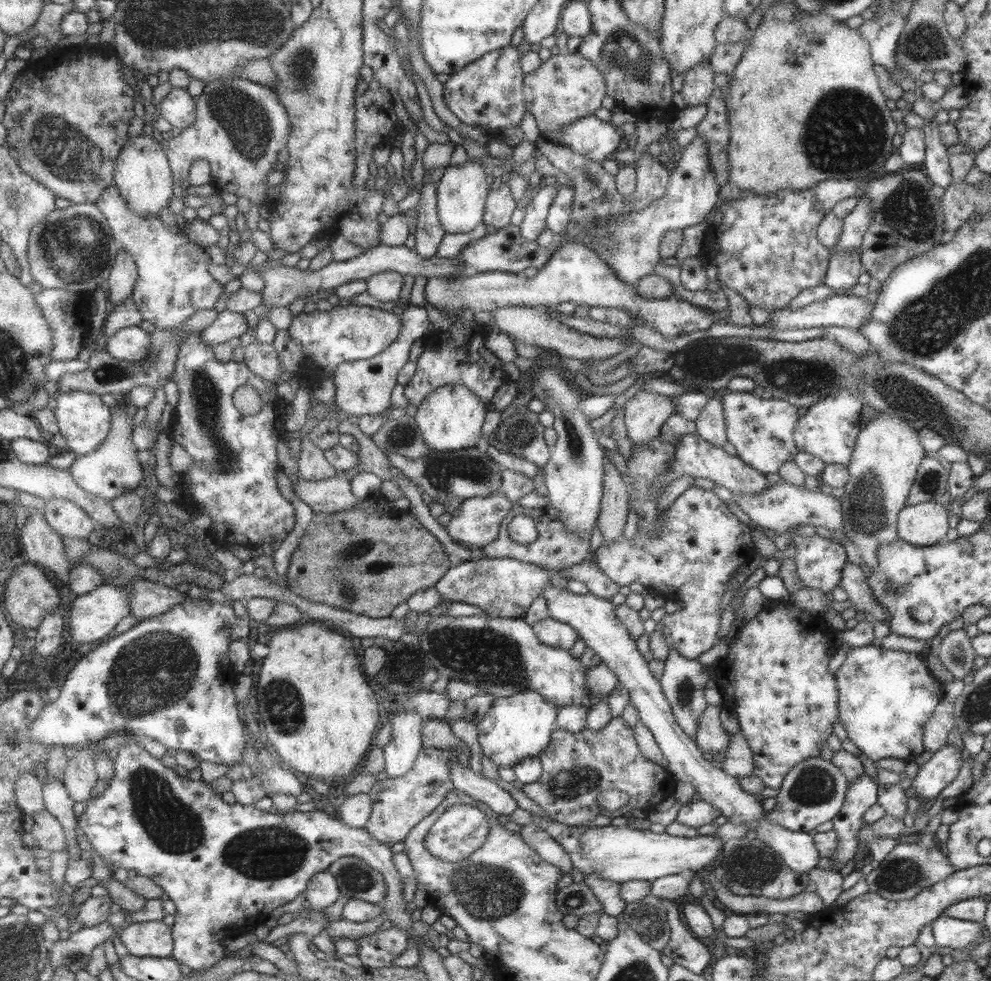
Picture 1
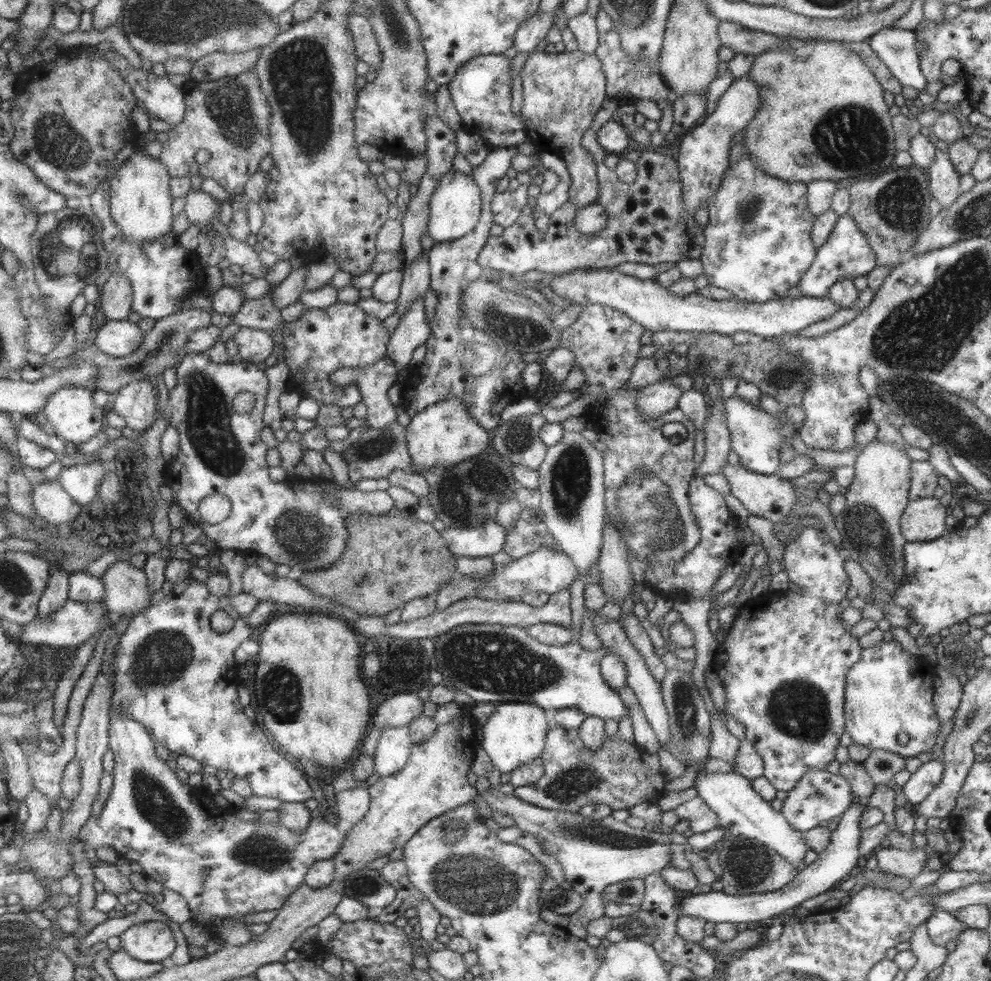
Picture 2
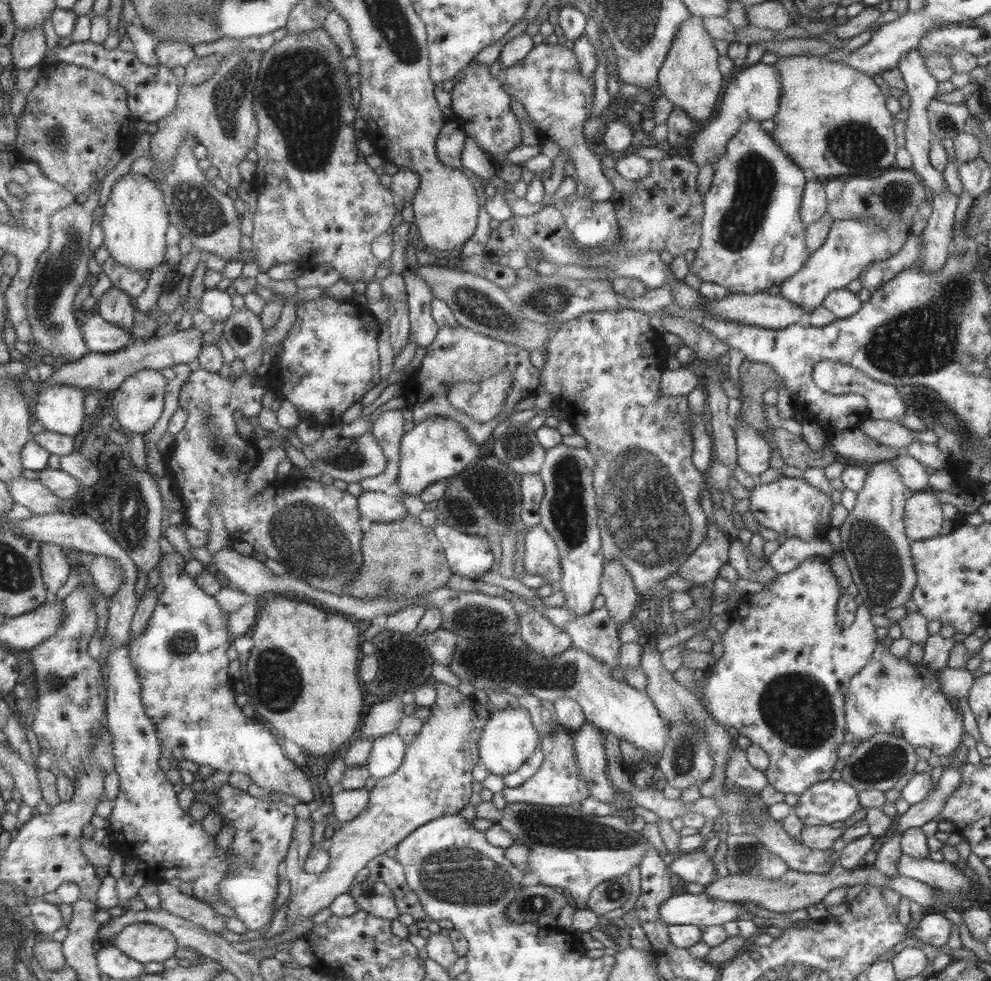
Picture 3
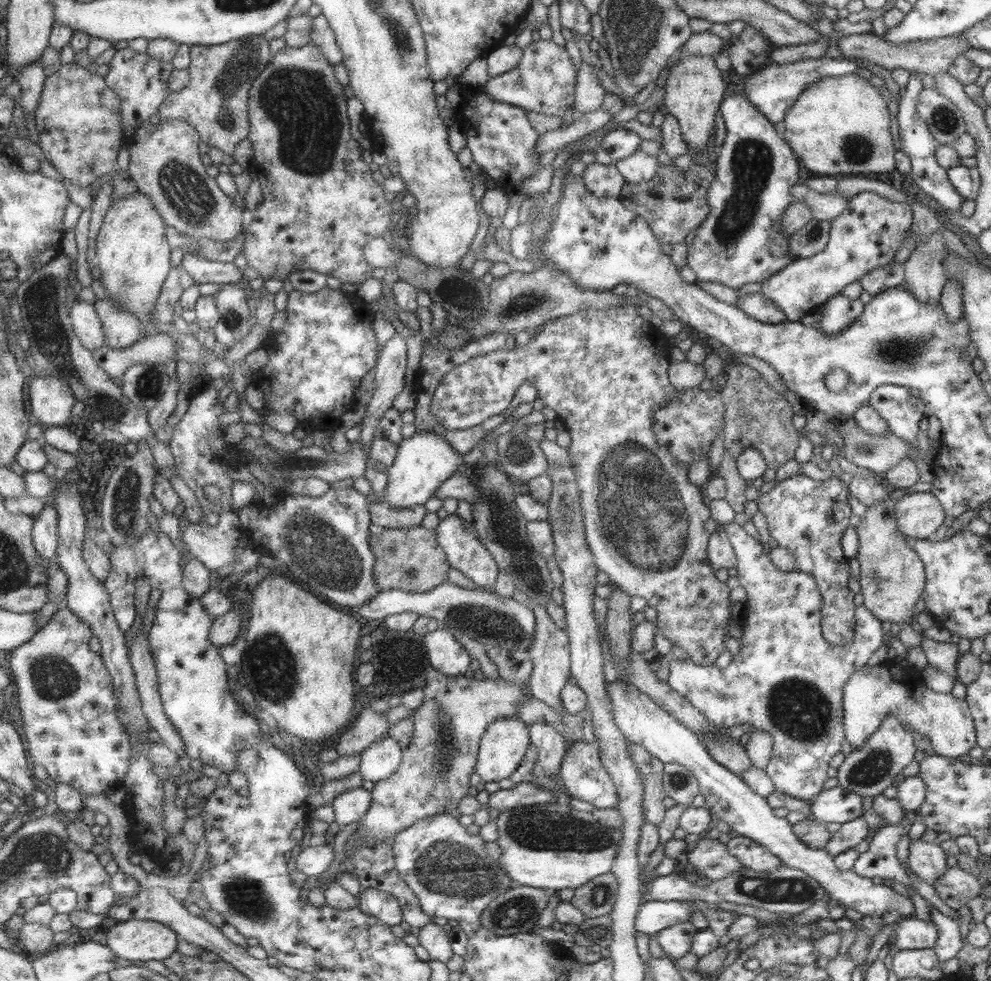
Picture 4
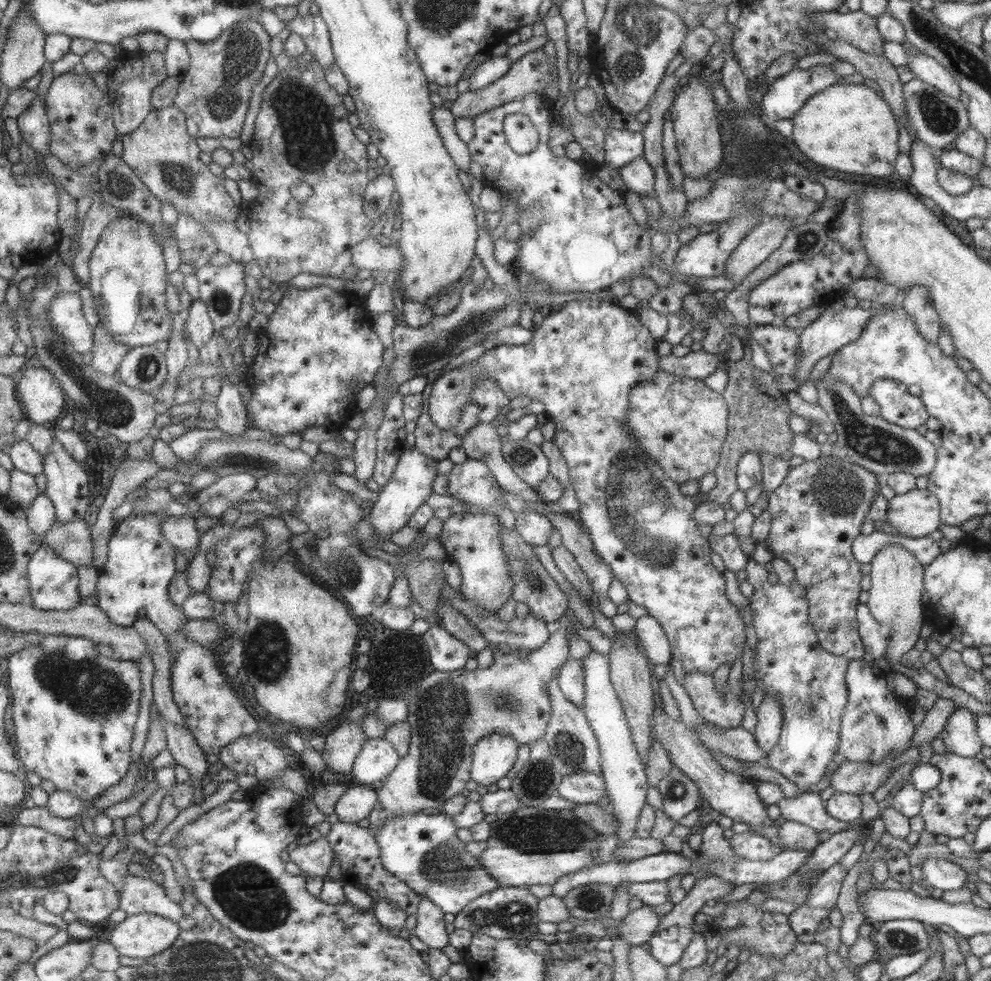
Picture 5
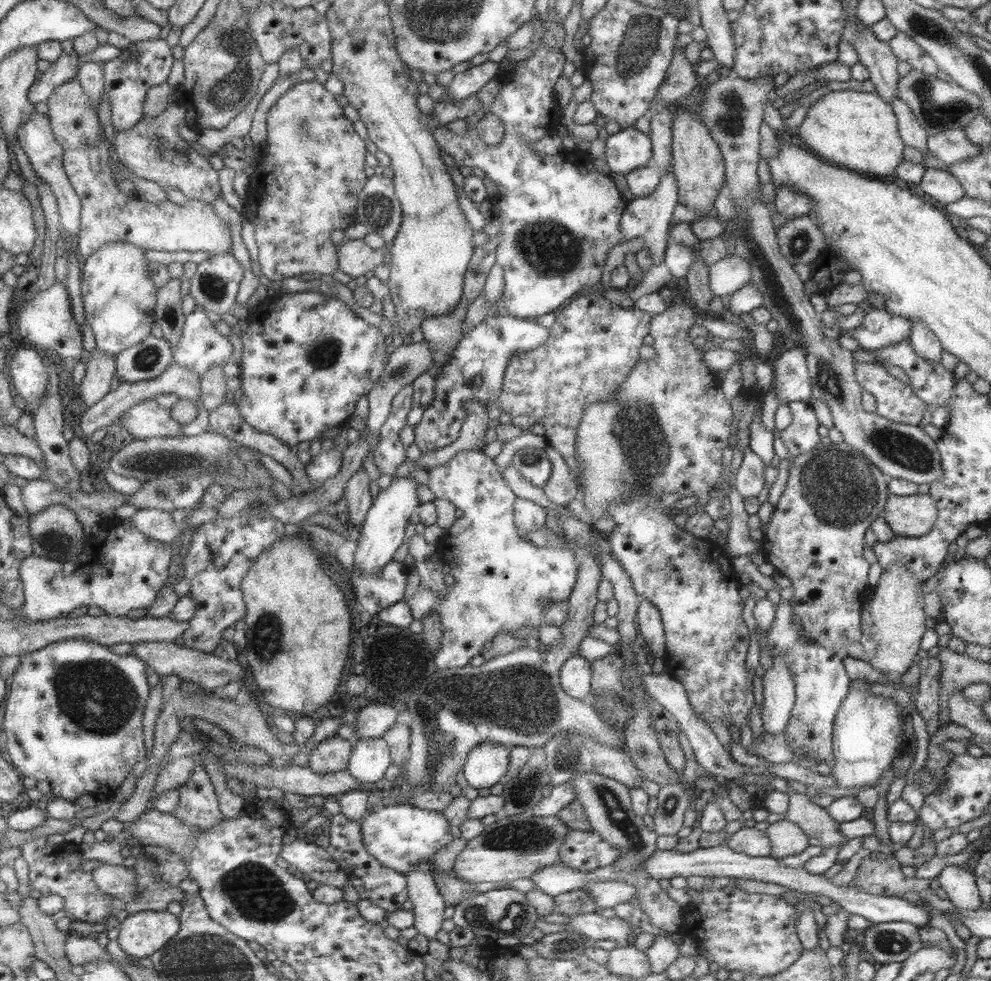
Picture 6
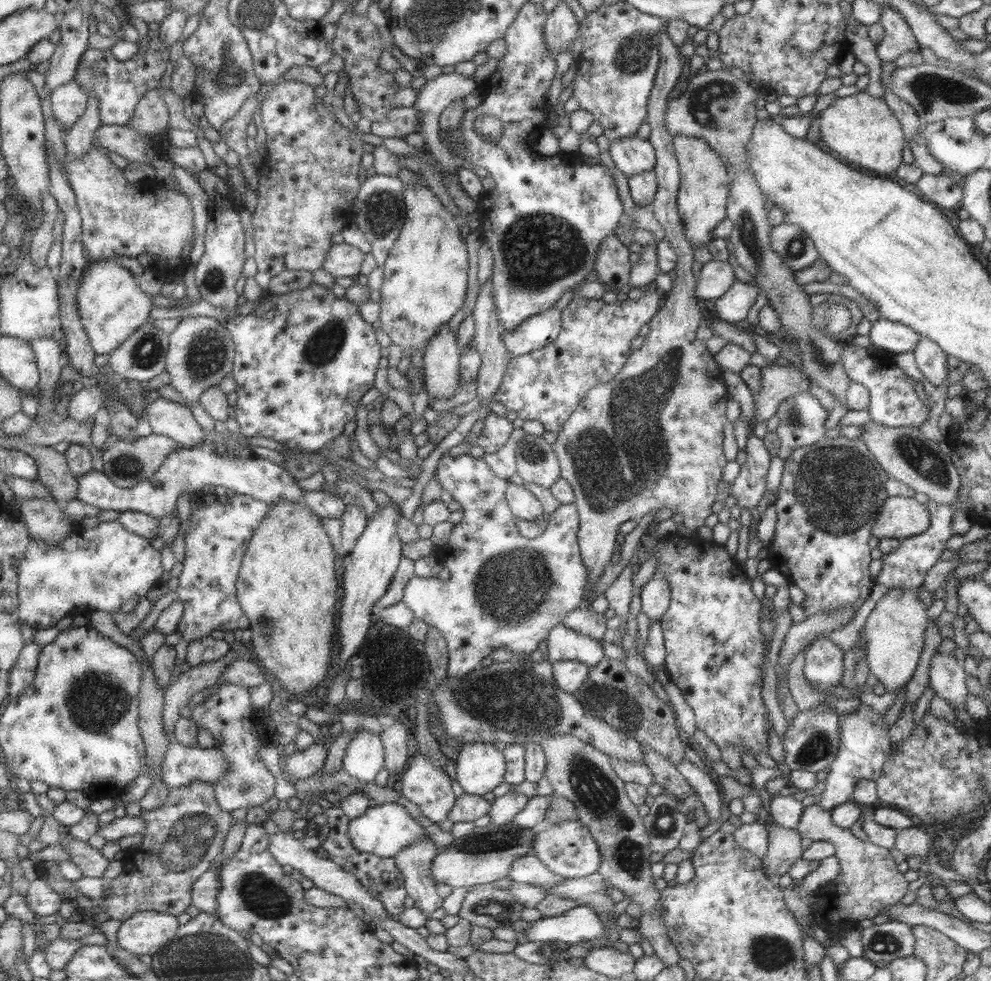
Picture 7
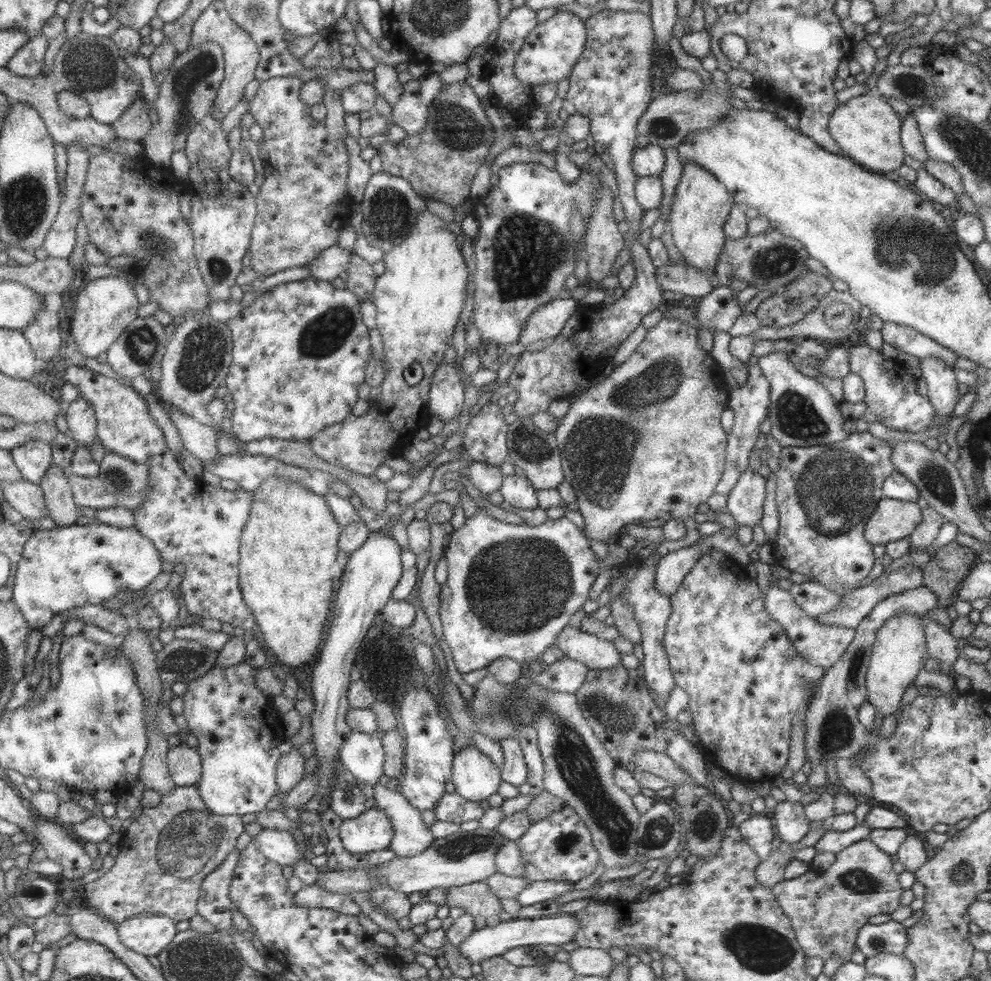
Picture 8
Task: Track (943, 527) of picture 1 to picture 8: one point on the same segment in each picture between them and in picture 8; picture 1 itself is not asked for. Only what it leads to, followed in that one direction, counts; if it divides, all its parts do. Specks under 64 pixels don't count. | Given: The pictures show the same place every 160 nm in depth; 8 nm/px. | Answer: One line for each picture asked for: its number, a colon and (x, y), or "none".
2: (923, 519)
3: (922, 517)
4: (917, 515)
5: (914, 514)
6: (910, 516)
7: (899, 517)
8: (891, 519)

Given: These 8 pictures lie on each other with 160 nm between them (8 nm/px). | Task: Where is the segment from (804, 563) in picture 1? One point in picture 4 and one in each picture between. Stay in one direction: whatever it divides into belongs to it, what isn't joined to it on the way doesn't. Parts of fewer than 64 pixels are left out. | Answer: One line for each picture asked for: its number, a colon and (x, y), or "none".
2: (782, 663)
3: (785, 666)
4: (786, 680)

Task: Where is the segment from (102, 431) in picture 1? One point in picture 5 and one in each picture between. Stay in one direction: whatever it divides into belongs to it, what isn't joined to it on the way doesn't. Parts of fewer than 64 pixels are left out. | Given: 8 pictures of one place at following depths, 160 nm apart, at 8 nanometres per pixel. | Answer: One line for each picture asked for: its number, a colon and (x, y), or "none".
2: (72, 411)
3: (60, 407)
4: (50, 400)
5: (43, 396)

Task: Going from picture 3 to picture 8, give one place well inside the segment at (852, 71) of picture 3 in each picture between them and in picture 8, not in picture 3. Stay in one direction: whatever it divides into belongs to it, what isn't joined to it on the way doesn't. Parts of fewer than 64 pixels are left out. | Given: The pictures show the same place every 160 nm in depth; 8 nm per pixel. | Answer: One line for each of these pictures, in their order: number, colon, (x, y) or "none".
4: (840, 124)
5: (846, 127)
6: (856, 130)
7: (861, 129)
8: (867, 130)

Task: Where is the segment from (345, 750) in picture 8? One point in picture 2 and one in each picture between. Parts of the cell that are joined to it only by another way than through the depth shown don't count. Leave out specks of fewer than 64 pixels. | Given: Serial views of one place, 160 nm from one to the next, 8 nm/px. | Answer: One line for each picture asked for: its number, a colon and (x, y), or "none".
2: (392, 751)
3: (386, 754)
4: (378, 761)
5: (376, 760)
6: (369, 758)
7: (364, 757)

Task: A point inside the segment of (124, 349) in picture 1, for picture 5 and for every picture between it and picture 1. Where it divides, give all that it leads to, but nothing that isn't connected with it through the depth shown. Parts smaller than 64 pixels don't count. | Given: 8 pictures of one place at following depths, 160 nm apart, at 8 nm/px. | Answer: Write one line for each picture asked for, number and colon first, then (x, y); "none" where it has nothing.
2: (118, 338)
3: (102, 336)
4: (87, 322)
5: (66, 309)

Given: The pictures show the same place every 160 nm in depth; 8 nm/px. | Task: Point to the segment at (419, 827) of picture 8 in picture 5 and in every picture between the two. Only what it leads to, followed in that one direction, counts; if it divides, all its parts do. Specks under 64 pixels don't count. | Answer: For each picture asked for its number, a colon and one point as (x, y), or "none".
5: (429, 928)
6: (427, 904)
7: (414, 861)

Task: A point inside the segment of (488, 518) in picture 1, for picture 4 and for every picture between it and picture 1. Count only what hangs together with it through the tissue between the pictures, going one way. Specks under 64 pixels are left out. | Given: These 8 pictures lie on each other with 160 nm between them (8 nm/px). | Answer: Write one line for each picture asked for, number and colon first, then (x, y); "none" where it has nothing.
2: (484, 540)
3: (468, 555)
4: (463, 552)

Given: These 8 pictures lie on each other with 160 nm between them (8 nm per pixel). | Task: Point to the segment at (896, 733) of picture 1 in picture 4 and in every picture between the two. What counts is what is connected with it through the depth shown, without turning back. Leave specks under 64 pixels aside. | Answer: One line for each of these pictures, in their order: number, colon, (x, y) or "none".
2: (888, 706)
3: (889, 695)
4: (872, 693)

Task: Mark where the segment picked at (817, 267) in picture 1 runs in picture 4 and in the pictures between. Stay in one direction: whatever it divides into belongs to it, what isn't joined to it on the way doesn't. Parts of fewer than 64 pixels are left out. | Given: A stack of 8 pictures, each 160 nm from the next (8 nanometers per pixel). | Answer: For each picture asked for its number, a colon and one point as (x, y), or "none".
2: (756, 244)
3: (751, 238)
4: (755, 169)

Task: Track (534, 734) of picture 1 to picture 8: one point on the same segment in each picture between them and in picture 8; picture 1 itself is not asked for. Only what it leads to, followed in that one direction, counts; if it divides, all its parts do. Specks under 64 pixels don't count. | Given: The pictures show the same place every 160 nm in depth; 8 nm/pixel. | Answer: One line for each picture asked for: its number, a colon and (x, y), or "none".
2: (514, 734)
3: (508, 738)
4: (502, 746)
5: (493, 756)
6: (485, 763)
7: (480, 767)
8: (475, 777)

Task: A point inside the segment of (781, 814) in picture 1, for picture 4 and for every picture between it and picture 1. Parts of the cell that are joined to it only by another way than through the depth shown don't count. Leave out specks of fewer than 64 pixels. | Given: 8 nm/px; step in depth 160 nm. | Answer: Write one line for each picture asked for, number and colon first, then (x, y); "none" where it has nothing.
2: (819, 795)
3: (827, 801)
4: (837, 804)

